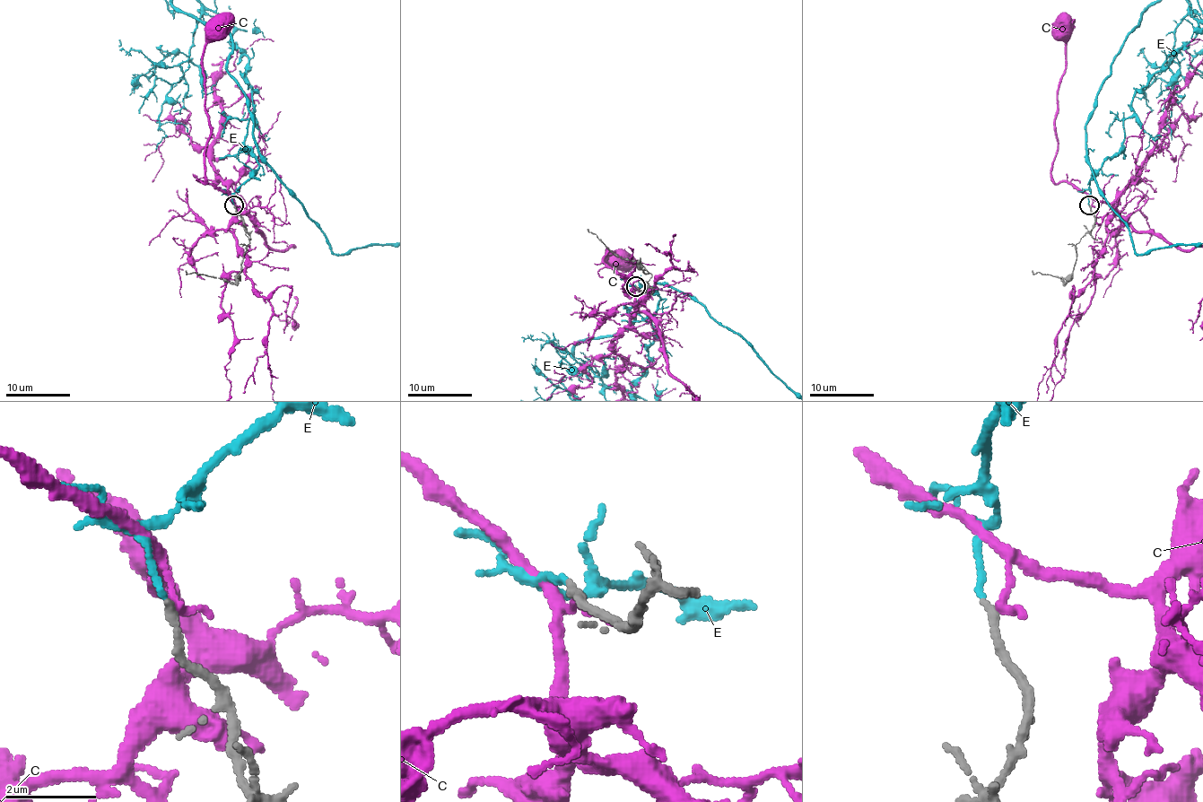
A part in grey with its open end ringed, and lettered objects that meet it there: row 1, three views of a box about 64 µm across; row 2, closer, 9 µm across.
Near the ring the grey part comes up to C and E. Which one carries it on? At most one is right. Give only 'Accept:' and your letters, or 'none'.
Accept: E

